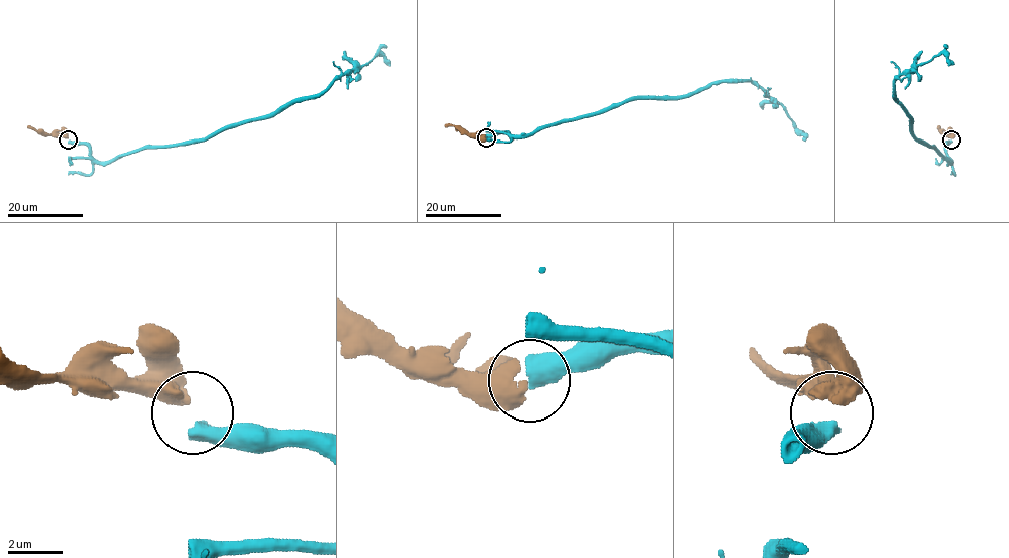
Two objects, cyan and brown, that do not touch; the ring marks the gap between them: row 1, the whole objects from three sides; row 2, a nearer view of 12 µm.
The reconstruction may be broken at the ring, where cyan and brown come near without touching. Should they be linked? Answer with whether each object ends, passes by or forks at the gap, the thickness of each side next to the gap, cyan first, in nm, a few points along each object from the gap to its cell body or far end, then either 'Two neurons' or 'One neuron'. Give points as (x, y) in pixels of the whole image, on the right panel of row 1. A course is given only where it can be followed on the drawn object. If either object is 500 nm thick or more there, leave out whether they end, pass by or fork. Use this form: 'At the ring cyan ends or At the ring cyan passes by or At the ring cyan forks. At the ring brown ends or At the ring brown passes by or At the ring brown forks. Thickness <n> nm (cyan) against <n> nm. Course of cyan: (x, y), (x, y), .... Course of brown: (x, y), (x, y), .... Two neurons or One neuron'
Thickness 650 nm (cyan) against 550 nm. Course of cyan: (951, 141), (946, 148), (949, 162), (912, 133), (910, 118), (896, 102), (894, 82), (941, 54), (948, 66). Course of brown: (951, 137), (938, 126). One neuron

